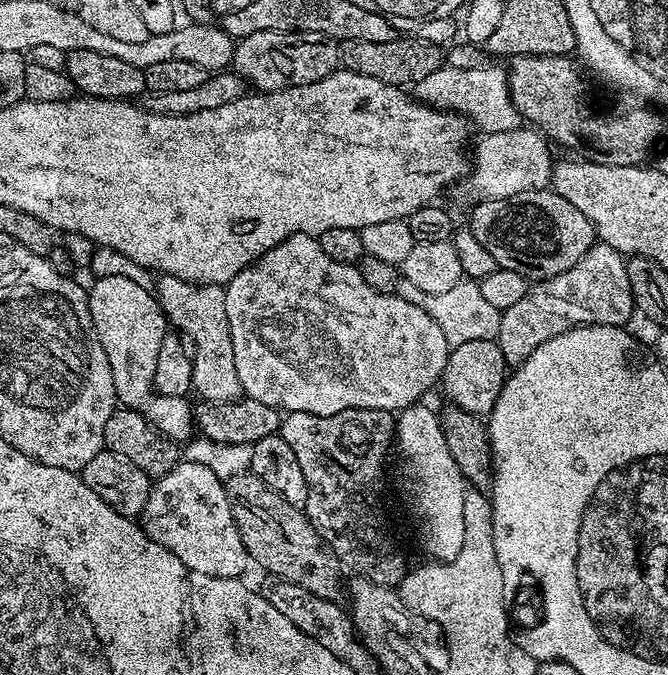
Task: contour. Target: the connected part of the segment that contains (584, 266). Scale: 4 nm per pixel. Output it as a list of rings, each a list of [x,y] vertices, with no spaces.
[[[595,243],[592,249],[570,270],[558,274],[549,280],[535,281],[529,287],[528,293],[520,301],[514,302],[514,306],[501,311],[501,328],[495,338],[495,342],[502,350],[504,361],[510,366],[521,364],[542,342],[554,338],[571,328],[579,328],[582,324],[614,324],[627,325],[628,319],[634,316],[634,301],[630,290],[630,277],[626,275],[628,261],[624,253],[614,250],[602,243]]]

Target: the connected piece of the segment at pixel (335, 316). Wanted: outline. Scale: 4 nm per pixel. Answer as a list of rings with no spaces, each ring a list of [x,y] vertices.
[[[291,236],[278,246],[274,246],[266,254],[262,254],[250,266],[246,266],[224,288],[226,294],[226,318],[230,322],[230,338],[234,344],[234,366],[238,370],[238,382],[244,387],[243,395],[250,400],[257,400],[271,408],[279,408],[285,413],[305,412],[329,416],[351,408],[381,408],[395,413],[417,403],[420,396],[432,383],[439,381],[444,374],[446,358],[450,347],[446,336],[442,334],[442,326],[438,326],[430,314],[411,302],[406,302],[397,294],[378,294],[362,282],[359,267],[334,262],[334,258],[322,250],[319,239],[314,236]]]

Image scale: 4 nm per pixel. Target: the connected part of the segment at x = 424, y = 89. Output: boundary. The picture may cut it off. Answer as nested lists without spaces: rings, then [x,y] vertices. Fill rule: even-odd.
[[[441,66],[434,70],[434,74],[426,74],[422,82],[411,85],[410,92],[421,104],[443,108],[445,112],[457,112],[475,127],[477,124],[481,133],[514,130],[522,124],[520,111],[514,106],[508,89],[507,71],[503,67],[485,66],[474,70],[458,70]]]

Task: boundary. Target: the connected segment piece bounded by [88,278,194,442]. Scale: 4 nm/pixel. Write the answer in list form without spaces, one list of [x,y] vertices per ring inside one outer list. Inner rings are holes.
[[[102,278],[93,283],[93,288],[88,292],[90,316],[93,318],[94,329],[98,332],[98,339],[102,342],[102,348],[110,362],[110,370],[113,371],[113,384],[117,401],[125,408],[135,408],[137,412],[147,414],[152,425],[164,436],[171,440],[183,442],[194,436],[194,408],[183,396],[160,396],[152,387],[154,372],[158,366],[158,350],[162,350],[162,338],[169,335],[170,325],[160,309],[155,295],[149,289],[130,282],[130,278]],[[156,400],[160,402],[160,412],[151,412]]]

